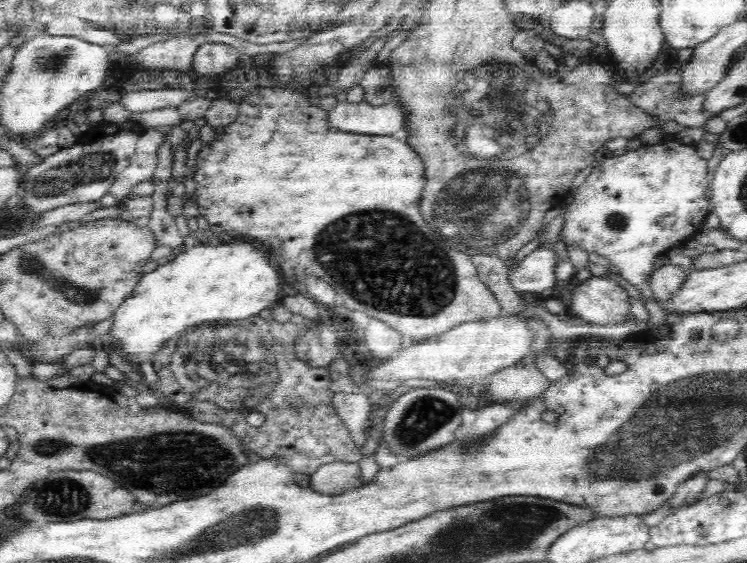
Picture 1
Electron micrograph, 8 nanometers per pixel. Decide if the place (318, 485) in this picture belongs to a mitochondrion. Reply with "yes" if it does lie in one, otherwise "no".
no

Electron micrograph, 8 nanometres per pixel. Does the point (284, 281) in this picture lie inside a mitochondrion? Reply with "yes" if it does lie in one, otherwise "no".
no

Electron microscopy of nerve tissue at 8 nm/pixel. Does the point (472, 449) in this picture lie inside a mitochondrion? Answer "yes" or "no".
no

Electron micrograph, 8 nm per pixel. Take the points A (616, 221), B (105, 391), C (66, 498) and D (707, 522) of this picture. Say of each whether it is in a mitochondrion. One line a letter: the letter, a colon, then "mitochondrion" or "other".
A: mitochondrion
B: other
C: mitochondrion
D: other

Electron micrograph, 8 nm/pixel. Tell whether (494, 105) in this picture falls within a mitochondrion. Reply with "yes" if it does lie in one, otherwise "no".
yes

